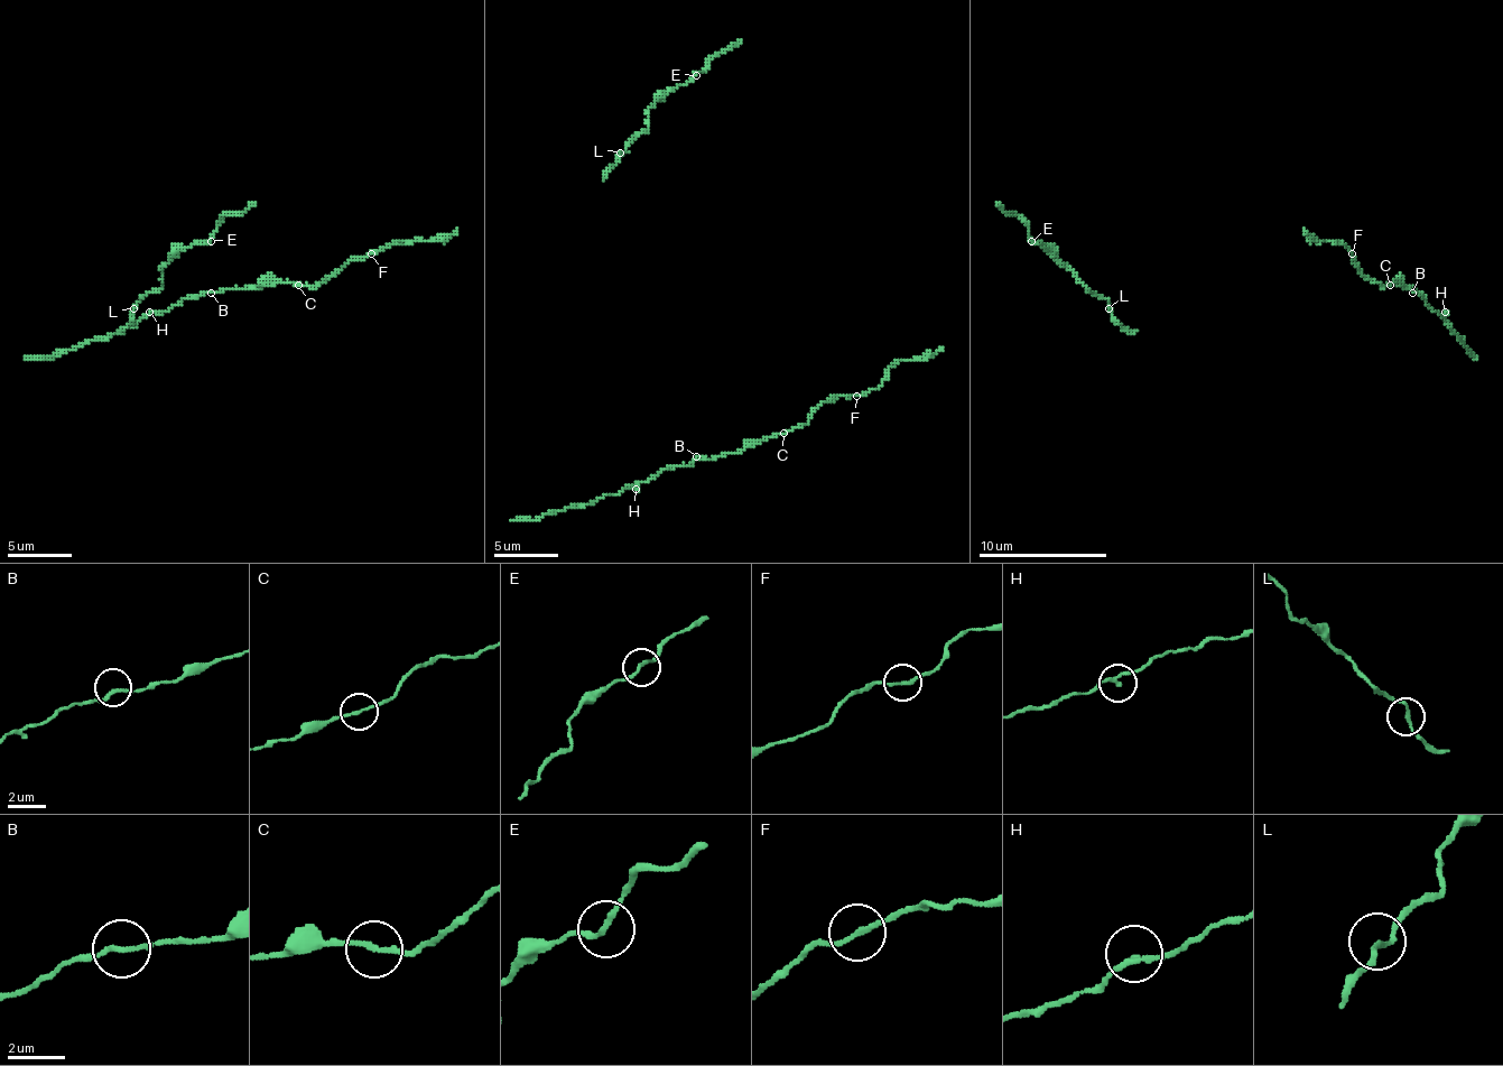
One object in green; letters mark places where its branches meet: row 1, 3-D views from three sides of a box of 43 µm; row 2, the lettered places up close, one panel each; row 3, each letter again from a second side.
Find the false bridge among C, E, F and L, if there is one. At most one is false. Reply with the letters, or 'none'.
C

